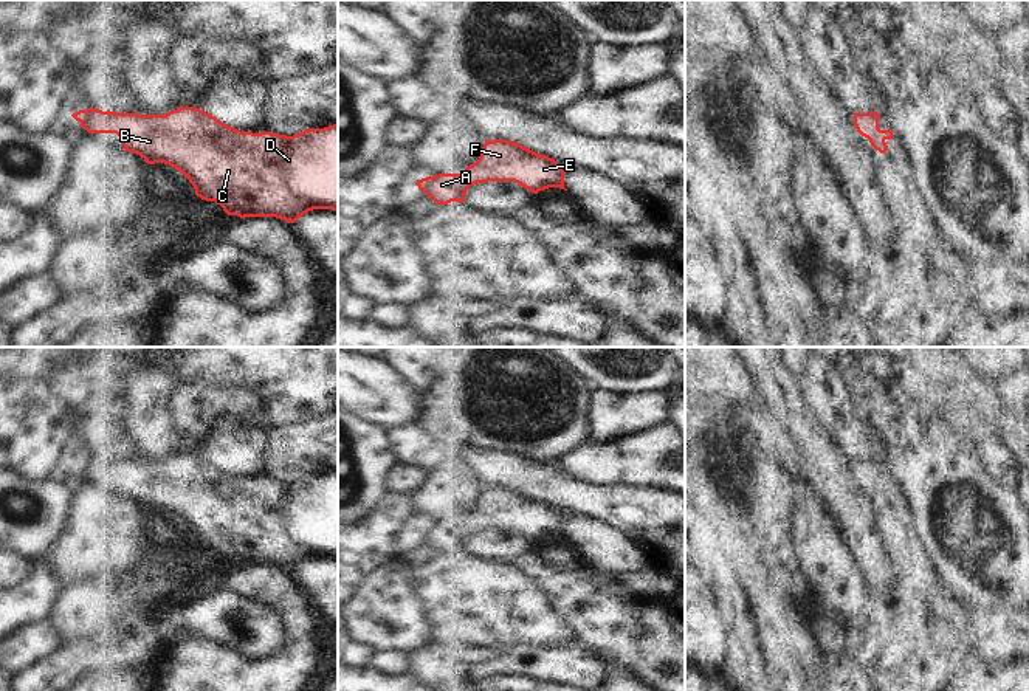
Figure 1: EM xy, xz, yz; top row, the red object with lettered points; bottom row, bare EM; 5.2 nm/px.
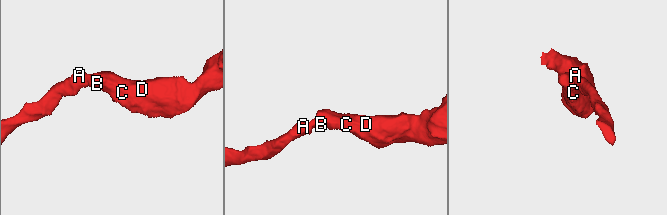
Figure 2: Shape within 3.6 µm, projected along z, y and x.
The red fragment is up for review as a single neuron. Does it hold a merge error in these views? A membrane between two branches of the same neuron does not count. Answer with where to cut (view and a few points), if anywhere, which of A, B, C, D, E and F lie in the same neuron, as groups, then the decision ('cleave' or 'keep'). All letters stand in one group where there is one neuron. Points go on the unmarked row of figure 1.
no cut; A B C D E F; keep

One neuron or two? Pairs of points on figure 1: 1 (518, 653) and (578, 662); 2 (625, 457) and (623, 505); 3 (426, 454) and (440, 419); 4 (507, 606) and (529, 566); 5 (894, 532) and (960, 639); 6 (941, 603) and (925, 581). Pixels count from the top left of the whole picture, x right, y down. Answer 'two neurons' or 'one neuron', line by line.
1: one neuron
2: two neurons
3: two neurons
4: two neurons
5: one neuron
6: two neurons

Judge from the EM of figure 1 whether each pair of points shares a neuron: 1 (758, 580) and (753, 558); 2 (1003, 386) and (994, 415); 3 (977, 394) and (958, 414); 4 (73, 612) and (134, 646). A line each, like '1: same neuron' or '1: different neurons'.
1: same neuron
2: different neurons
3: different neurons
4: different neurons

